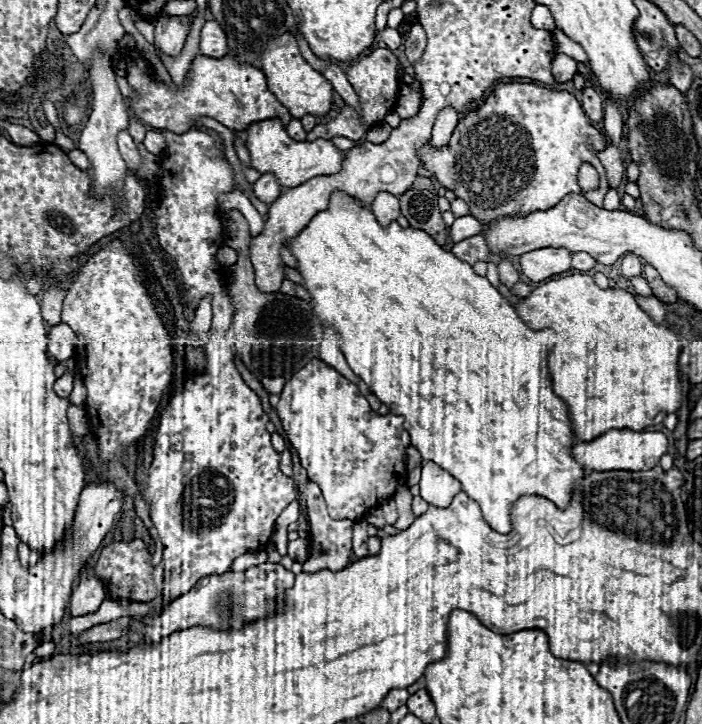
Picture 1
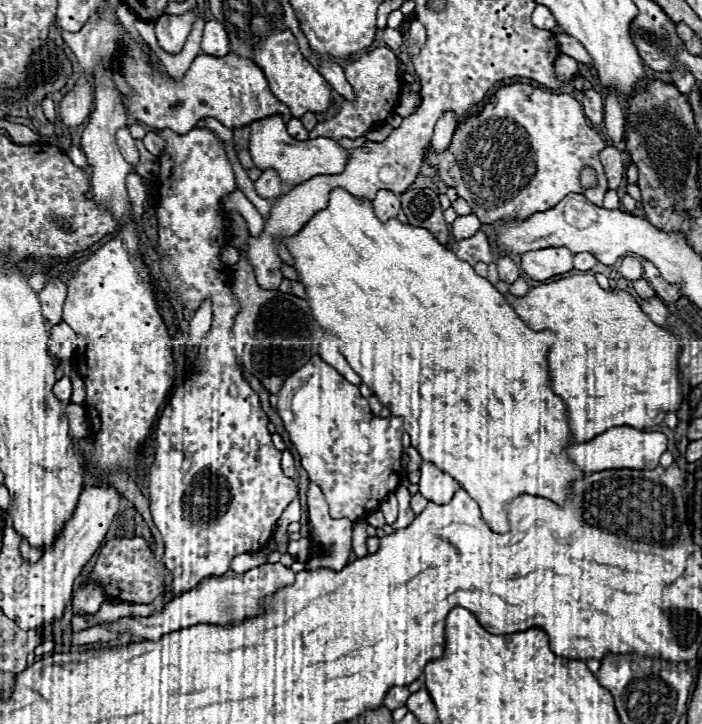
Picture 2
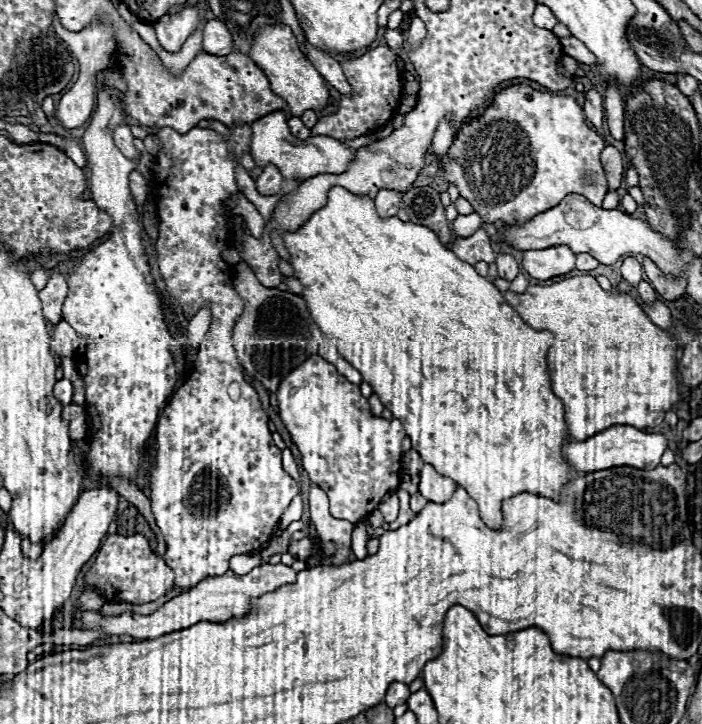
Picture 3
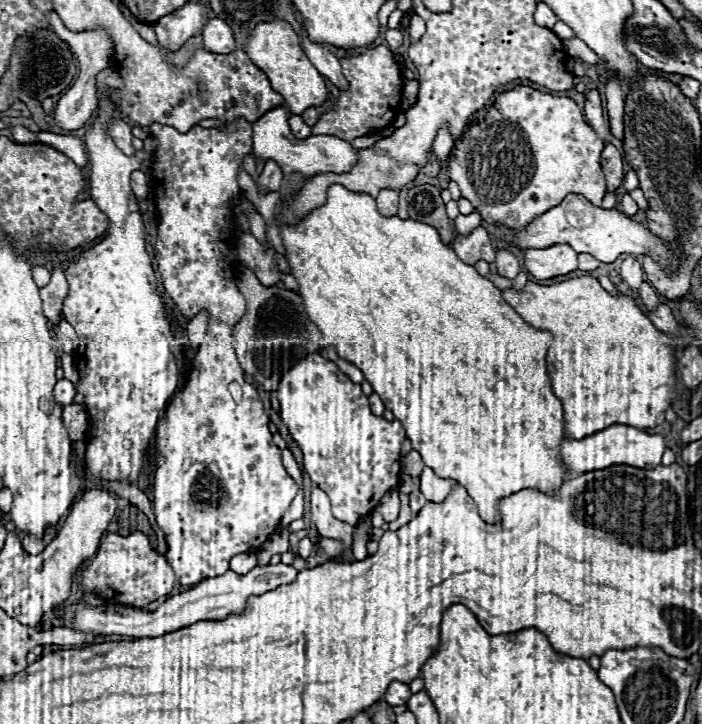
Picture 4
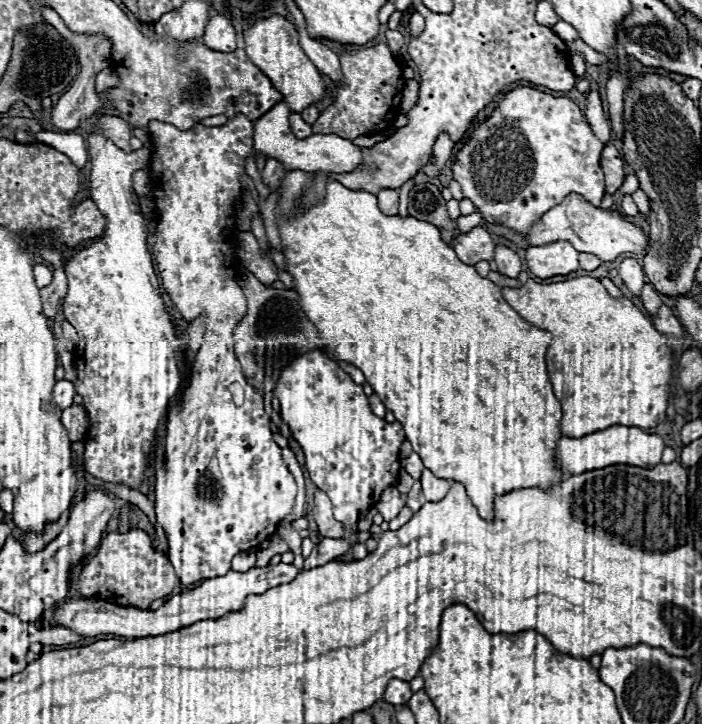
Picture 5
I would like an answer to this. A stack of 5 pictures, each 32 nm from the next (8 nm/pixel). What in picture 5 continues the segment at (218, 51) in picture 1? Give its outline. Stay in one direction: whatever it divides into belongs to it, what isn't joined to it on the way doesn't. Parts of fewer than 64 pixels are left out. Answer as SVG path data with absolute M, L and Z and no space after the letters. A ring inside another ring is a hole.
M222 14L210 18L202 40L212 50L220 50L220 52L234 52L236 50L236 32L234 32L230 20Z

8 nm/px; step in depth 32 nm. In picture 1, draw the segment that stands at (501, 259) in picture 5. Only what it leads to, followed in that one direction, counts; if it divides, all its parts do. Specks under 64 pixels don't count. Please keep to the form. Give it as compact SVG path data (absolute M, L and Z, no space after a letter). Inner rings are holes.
M502 260L502 262L498 264L498 274L500 274L500 282L502 282L506 288L514 288L516 282L520 280L518 270L516 270L508 260Z

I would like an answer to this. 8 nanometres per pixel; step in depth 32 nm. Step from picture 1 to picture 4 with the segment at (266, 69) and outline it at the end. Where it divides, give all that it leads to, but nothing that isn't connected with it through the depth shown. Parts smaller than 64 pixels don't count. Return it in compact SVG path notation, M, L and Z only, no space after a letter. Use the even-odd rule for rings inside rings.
M272 20L272 22L258 24L250 32L246 54L268 76L272 88L286 100L292 114L302 114L308 108L316 108L316 106L324 104L324 100L328 96L324 78L308 62L306 54L302 52L300 44L298 44L298 36L294 34L294 30L288 22Z

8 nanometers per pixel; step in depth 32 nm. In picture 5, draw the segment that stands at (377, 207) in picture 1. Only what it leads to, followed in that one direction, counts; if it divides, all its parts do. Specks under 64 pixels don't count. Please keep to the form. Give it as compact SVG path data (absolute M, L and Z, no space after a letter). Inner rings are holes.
M384 188L378 192L378 206L382 214L398 214L398 190Z

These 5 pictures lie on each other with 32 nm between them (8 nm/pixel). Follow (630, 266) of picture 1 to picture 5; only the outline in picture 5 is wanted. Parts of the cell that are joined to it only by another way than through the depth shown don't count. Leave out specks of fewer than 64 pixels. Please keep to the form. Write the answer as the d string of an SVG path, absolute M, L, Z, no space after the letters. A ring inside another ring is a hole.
M626 258L626 260L620 264L618 272L620 272L620 278L624 280L624 284L628 286L628 290L630 290L632 294L640 296L642 284L646 282L646 276L644 276L644 270L642 270L640 262L634 260L634 258Z

